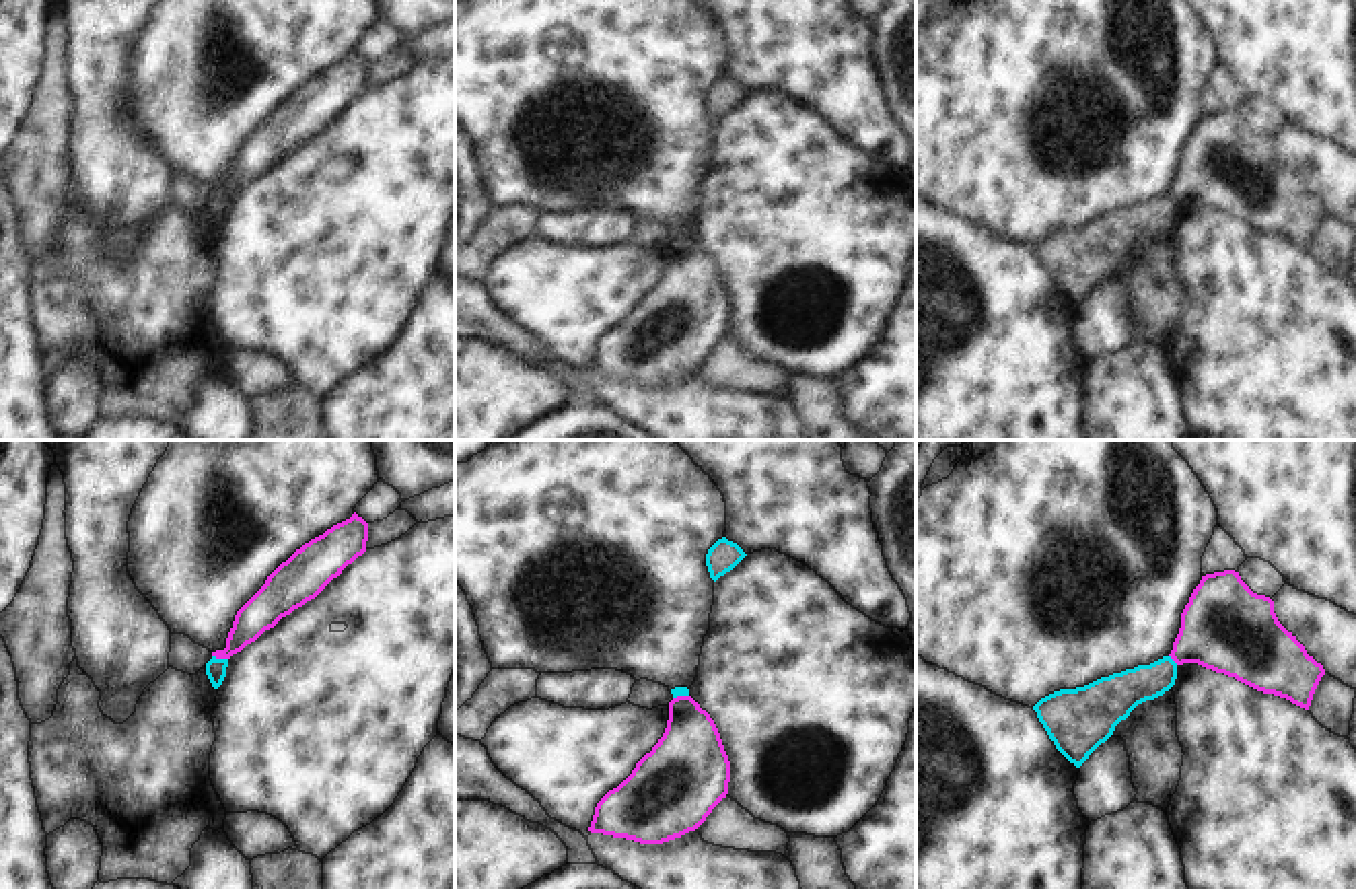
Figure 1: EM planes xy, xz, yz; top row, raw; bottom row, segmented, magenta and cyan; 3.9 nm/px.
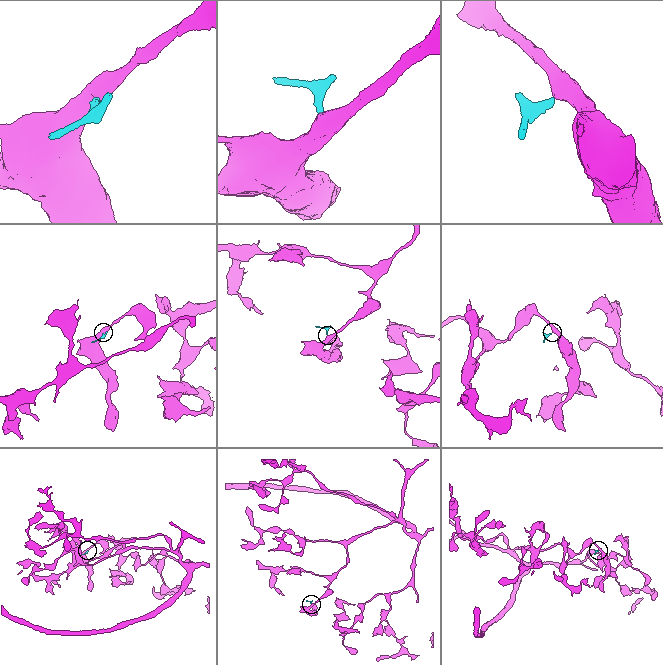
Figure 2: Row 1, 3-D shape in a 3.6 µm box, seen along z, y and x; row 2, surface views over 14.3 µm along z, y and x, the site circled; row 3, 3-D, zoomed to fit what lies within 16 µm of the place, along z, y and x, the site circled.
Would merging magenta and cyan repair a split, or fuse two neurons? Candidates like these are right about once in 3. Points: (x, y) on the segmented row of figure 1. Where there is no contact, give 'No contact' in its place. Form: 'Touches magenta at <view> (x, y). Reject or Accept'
Touches magenta at xy (221, 657). Reject

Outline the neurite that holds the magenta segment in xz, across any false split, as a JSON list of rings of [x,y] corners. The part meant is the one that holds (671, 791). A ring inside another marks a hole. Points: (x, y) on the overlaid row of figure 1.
[[[691,696],[669,702],[663,737],[595,807],[591,833],[663,844],[695,831],[726,798],[730,761],[720,733]]]

